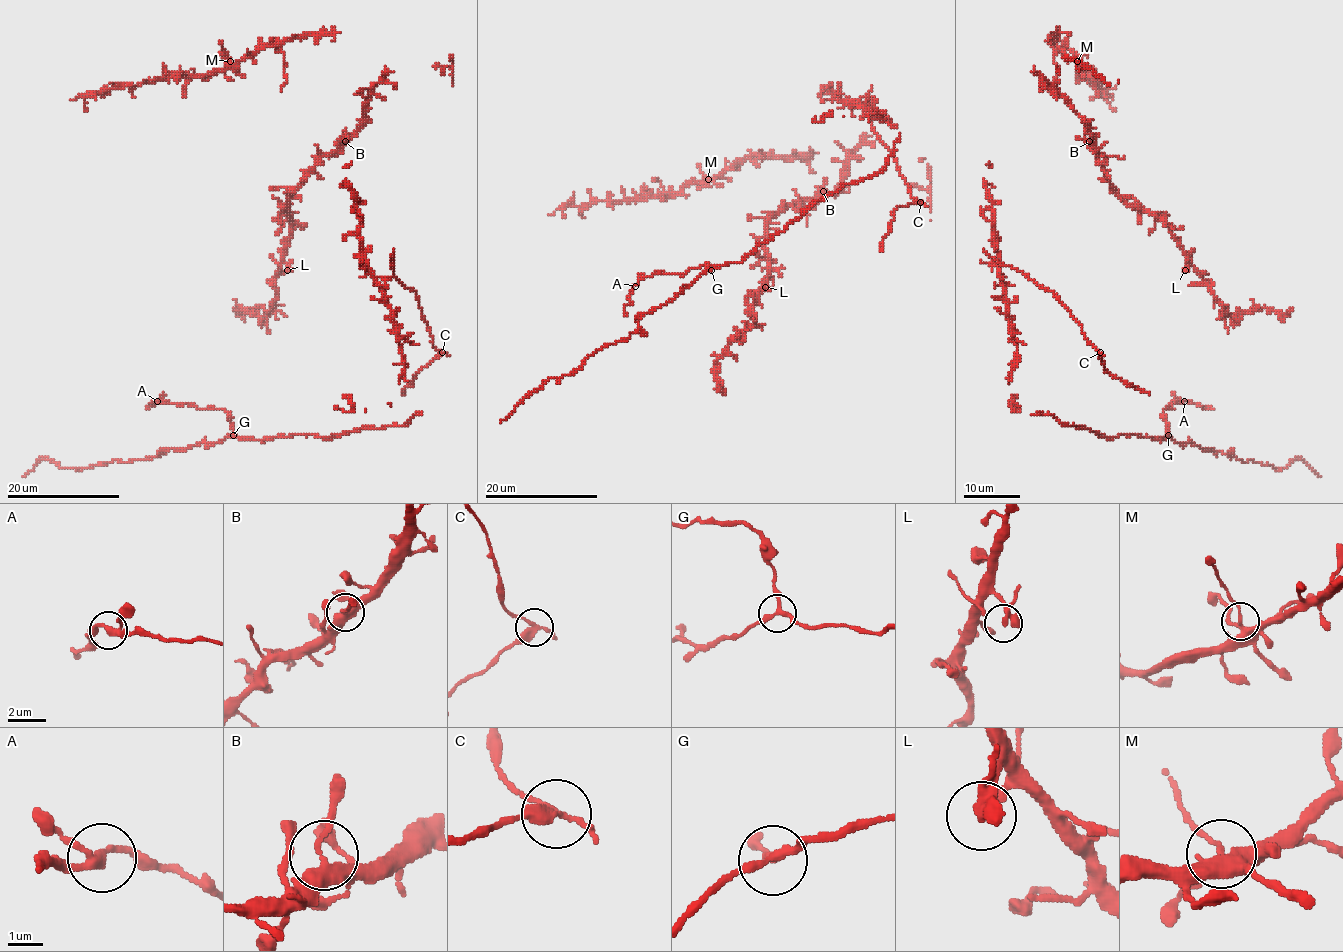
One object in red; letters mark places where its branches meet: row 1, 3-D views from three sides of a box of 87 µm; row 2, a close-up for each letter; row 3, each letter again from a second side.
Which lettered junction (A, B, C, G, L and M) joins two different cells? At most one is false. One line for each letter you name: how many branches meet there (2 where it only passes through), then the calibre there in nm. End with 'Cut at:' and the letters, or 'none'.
C: branches 3; calibre 260 nm
Cut at: C

